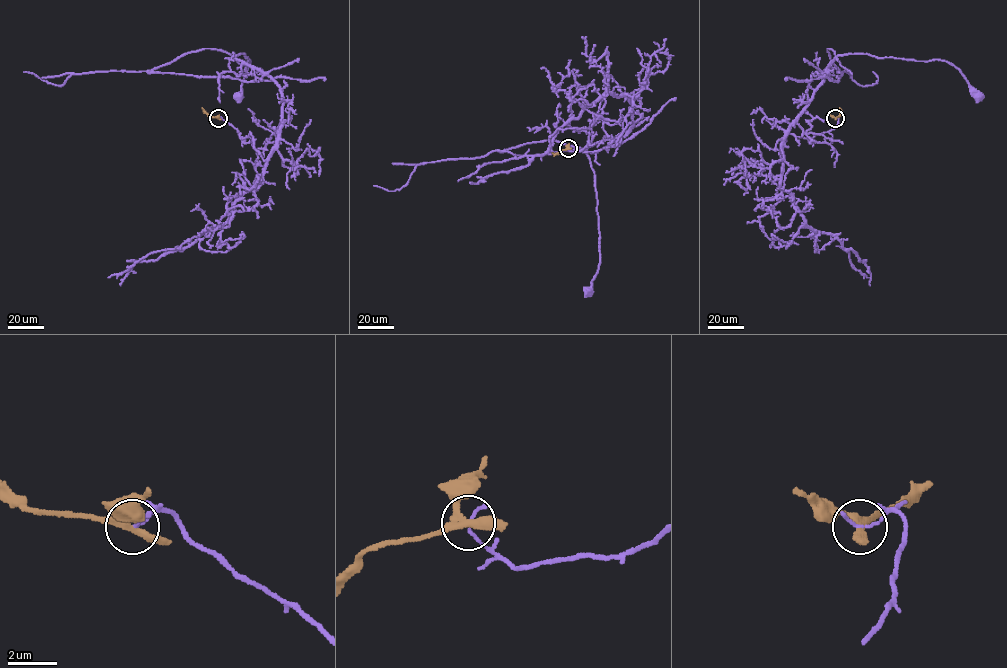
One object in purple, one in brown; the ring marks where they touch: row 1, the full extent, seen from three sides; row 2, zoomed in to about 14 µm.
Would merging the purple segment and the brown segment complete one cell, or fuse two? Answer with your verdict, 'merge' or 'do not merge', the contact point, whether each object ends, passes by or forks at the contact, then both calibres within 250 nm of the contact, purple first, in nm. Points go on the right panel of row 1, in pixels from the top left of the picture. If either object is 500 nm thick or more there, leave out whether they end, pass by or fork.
do not merge; at (835, 118); purple ends there; brown forks there; 130 nm thick on the purple side, 240 nm on the other

